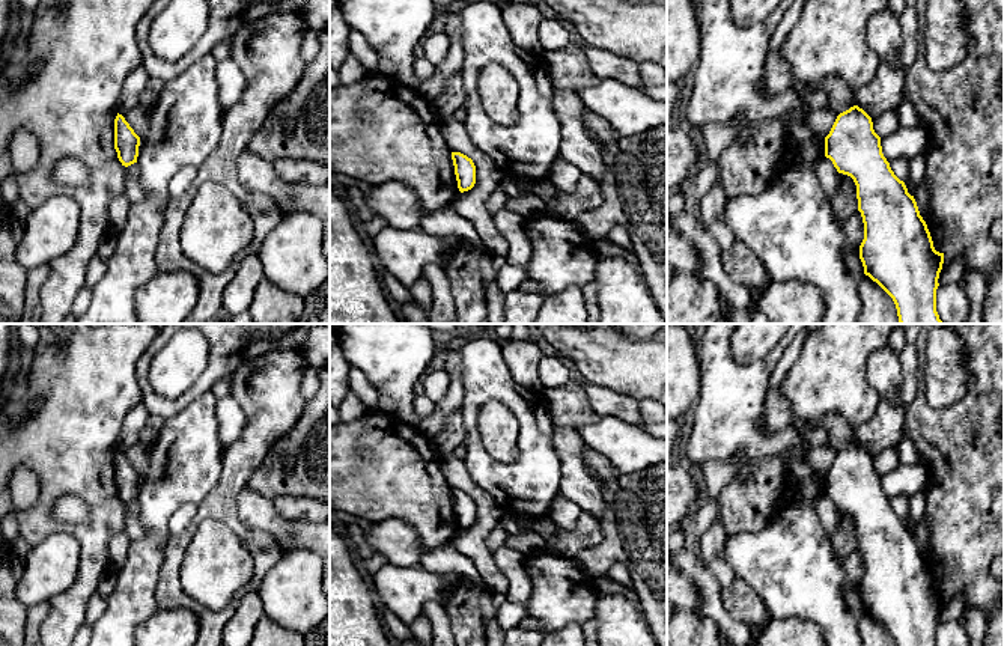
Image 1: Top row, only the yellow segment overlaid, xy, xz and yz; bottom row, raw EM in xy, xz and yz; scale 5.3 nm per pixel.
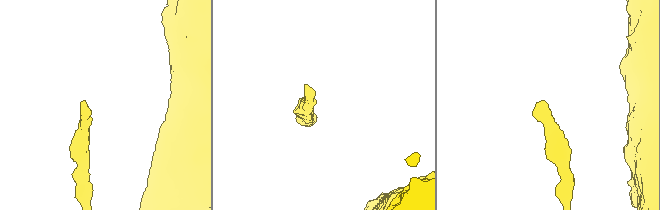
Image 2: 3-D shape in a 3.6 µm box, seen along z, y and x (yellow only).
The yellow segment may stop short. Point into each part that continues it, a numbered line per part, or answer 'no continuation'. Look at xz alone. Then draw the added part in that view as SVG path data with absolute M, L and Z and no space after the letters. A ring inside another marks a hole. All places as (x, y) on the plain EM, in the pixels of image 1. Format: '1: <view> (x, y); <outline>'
no continuation

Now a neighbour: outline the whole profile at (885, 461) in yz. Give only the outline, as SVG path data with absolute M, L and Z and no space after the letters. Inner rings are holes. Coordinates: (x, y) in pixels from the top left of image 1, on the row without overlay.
M894 447L885 449L881 453L872 456L875 470L882 476L900 465L897 452Z

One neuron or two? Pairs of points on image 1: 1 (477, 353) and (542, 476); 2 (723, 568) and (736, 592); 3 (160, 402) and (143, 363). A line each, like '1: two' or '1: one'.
1: one
2: two
3: one

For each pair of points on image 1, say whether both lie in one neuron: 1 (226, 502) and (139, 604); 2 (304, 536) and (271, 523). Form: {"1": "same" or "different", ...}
{"1": "different", "2": "same"}

